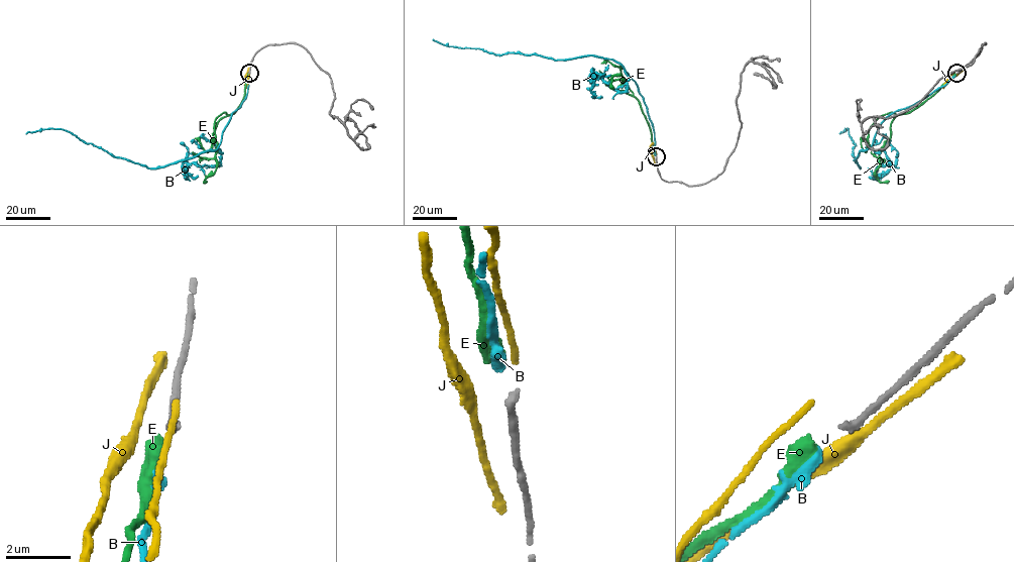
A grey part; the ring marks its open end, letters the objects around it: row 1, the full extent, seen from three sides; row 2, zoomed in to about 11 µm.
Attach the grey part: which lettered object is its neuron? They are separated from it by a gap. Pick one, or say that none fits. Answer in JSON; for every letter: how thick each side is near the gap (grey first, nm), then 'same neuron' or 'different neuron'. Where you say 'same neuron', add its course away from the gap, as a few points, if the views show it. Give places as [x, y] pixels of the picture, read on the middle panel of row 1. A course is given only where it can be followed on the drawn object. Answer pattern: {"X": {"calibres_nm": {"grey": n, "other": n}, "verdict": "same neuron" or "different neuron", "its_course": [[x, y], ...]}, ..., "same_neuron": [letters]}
{"B": {"calibres_nm": {"grey": 240, "other": 320}, "verdict": "same neuron", "its_course": [[655, 155], [642, 96], [618, 63], [594, 55], [498, 54], [433, 39]]}, "E": {"calibres_nm": {"grey": 240, "other": 500}, "verdict": "different neuron"}, "J": {"calibres_nm": {"grey": 240, "other": 200}, "verdict": "different neuron"}, "same_neuron": ["B"]}

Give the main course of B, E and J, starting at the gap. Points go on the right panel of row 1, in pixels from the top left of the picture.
B: (955, 74), (927, 96), (891, 114), (873, 143), (859, 152), (856, 158), (860, 169), (849, 129), (839, 133)
E: (955, 74), (932, 95), (892, 121), (890, 137), (879, 153), (879, 166), (875, 172), (880, 182), (889, 181)
J: (954, 72), (944, 85), (966, 68)

